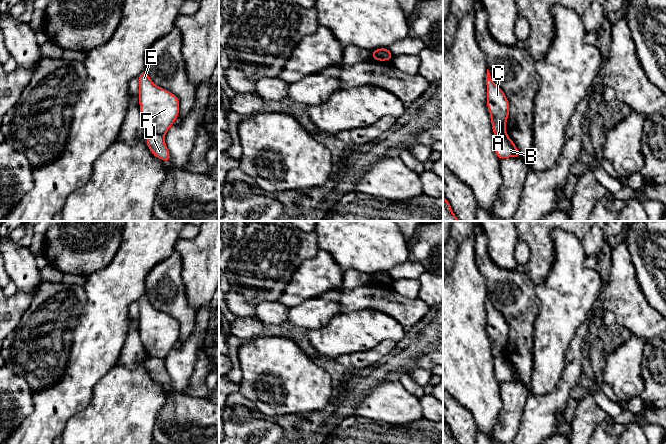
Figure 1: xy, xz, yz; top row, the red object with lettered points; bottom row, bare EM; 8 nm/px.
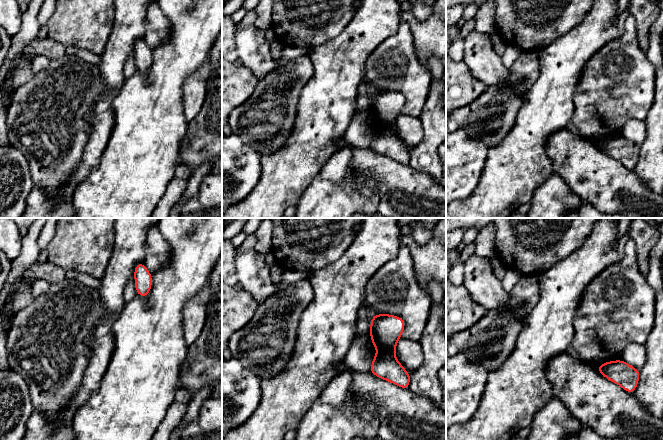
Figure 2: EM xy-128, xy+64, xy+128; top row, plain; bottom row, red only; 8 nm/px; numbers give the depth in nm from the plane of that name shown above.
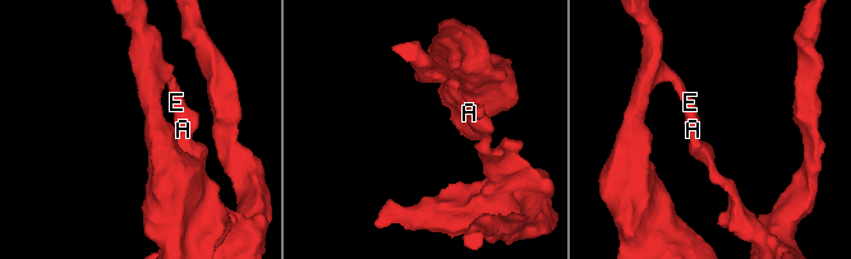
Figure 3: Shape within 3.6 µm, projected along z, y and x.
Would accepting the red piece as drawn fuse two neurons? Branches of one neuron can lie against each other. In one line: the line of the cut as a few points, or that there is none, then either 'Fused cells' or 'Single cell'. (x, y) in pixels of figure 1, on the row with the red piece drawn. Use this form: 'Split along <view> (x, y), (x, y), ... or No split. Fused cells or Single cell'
Split along xy (149, 131), (163, 135). Fused cells

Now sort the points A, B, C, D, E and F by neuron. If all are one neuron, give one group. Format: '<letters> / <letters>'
A C E F / B D

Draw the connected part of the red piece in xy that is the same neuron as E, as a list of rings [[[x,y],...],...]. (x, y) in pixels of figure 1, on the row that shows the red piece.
[[[144,70],[138,77],[140,114],[150,133],[165,135],[179,117],[179,98],[155,85]]]

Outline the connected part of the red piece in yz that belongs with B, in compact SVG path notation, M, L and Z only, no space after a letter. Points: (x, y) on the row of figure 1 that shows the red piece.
M506 132L494 134L495 155L499 160L504 158L521 158L519 150Z

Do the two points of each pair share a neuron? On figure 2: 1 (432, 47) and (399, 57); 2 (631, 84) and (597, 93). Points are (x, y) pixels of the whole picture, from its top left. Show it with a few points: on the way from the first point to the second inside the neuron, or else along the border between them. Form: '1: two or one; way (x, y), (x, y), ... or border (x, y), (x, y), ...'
1: two; border (410, 29), (414, 52), (418, 60), (428, 68)
2: one; way (623, 84), (619, 84), (610, 93), (605, 93)

